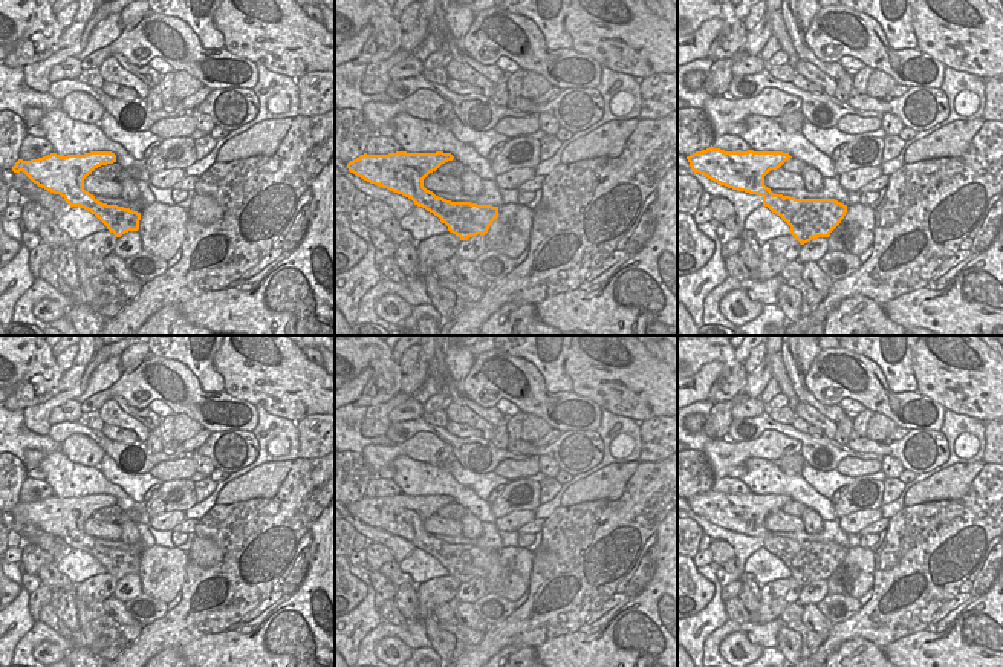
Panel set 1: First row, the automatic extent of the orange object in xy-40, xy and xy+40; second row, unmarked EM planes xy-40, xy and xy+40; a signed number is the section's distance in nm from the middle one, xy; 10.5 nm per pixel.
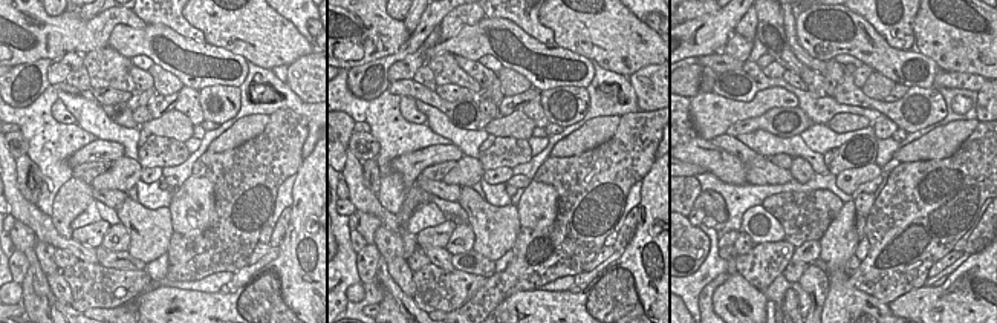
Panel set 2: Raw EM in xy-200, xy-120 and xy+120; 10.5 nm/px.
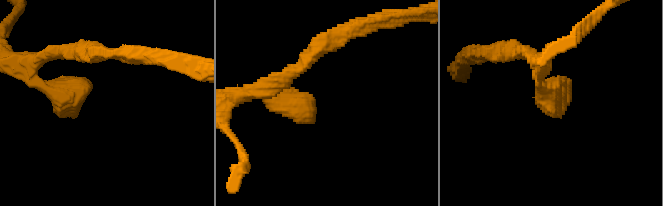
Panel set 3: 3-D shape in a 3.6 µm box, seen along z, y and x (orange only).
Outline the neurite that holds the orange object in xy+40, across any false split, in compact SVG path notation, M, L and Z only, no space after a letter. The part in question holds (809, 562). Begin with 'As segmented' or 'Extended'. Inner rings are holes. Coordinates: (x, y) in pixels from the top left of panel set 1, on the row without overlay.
As segmented. M712 488L687 499L694 516L728 531L761 538L763 548L780 558L790 569L790 577L804 587L812 581L829 580L844 561L847 548L835 542L774 537L764 528L764 519L790 500L783 494L725 494Z

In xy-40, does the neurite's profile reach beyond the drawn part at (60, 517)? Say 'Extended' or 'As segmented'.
As segmented

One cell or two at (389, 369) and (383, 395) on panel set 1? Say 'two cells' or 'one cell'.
one cell

